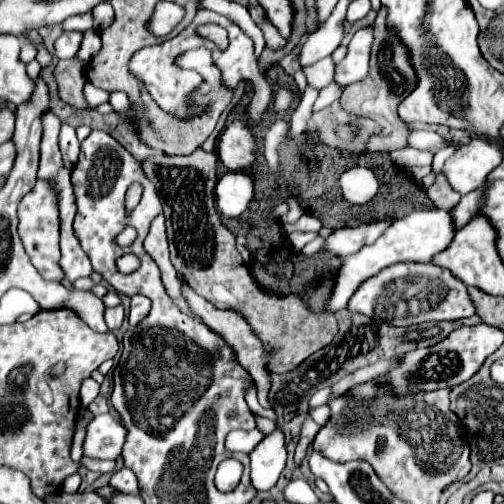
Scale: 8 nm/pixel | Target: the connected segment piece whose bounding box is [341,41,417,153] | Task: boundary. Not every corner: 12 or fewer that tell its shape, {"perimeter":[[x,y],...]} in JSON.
{"perimeter":[[407,49],[399,59],[375,59],[363,81],[351,83],[341,105],[381,125],[367,152],[408,145],[397,105],[417,87]]}

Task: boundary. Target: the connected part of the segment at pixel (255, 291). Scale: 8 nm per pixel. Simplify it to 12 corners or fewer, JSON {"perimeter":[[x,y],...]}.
{"perimeter":[[217,155],[141,161],[171,263],[245,317],[271,373],[333,341],[335,315],[255,283],[215,209]]}

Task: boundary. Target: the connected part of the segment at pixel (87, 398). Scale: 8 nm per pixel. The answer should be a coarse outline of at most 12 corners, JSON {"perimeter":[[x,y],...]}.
{"perimeter":[[91,377],[81,385],[81,403],[87,407],[99,393],[99,383]]}

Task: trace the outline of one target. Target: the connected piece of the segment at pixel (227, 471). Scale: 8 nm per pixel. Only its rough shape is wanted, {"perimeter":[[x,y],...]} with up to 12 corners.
{"perimeter":[[237,459],[219,463],[215,485],[233,491],[241,479],[243,465]]}

